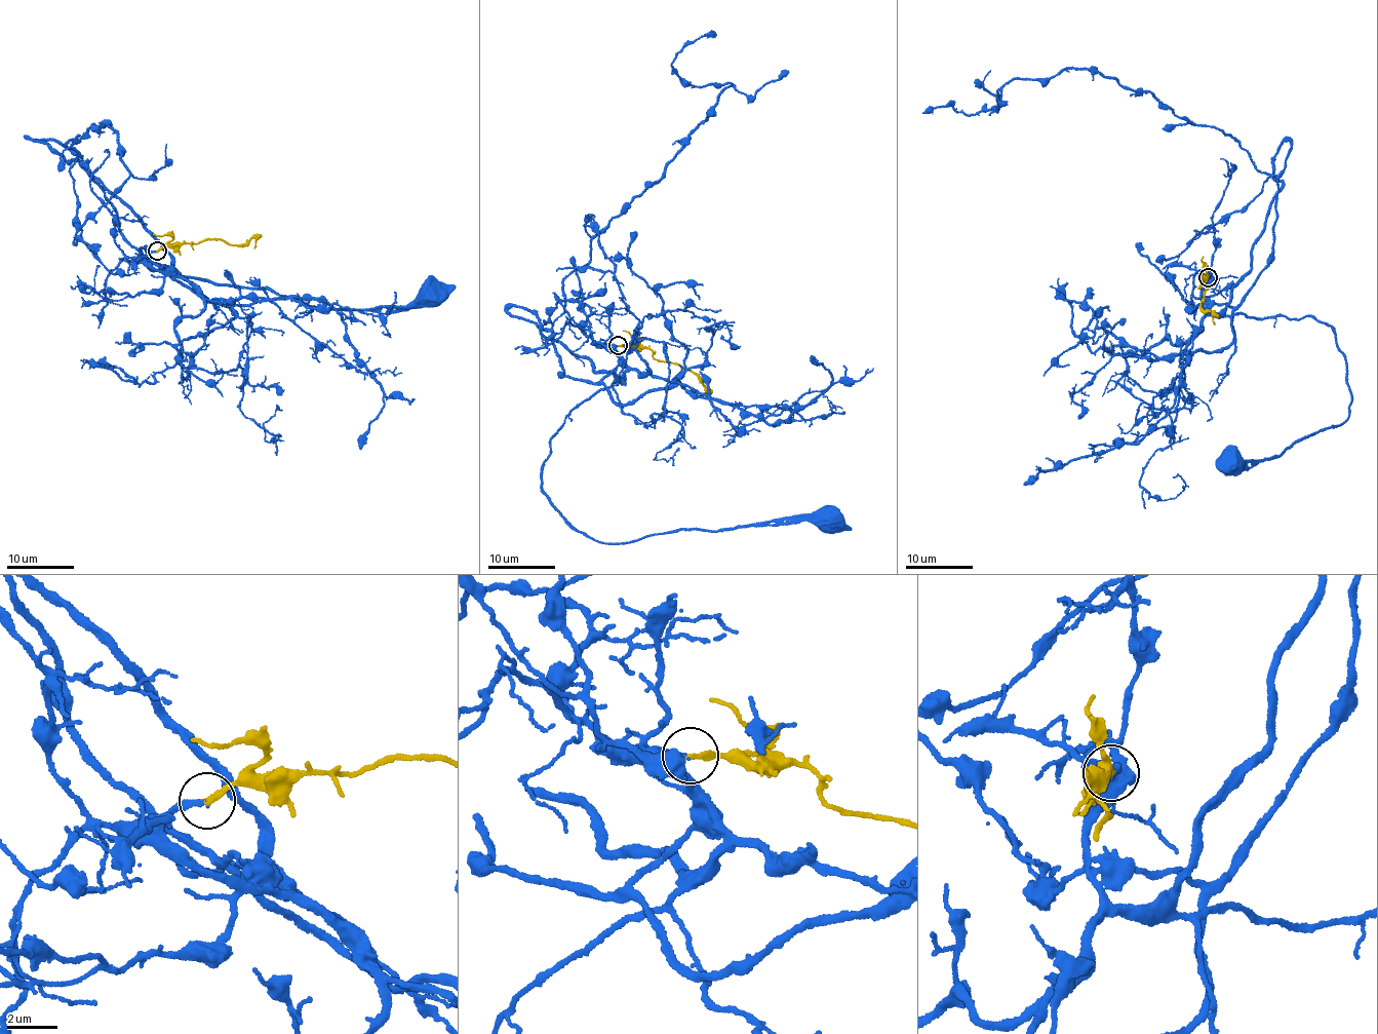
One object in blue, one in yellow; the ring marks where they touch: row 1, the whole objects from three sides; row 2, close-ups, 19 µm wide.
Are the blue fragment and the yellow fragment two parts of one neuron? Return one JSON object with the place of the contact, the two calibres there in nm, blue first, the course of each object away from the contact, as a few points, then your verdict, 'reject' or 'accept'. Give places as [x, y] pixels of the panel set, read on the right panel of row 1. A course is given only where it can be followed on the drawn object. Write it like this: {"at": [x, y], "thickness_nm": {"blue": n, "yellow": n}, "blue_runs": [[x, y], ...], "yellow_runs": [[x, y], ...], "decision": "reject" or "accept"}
{"at": [1208, 277], "thickness_nm": {"blue": 170, "yellow": 260}, "blue_runs": [[1208, 277], [1203, 299], [1234, 313], [1330, 327], [1351, 400], [1340, 426], [1255, 466], [1227, 473], [1229, 464]], "yellow_runs": [[1208, 277], [1202, 281], [1207, 288], [1201, 306], [1212, 311], [1214, 324]], "decision": "accept"}

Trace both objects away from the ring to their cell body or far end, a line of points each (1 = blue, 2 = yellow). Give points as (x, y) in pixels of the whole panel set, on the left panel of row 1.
1: (156, 252), (145, 259), (168, 267), (152, 271), (145, 245), (175, 273), (342, 310), (406, 311), (435, 295)
2: (156, 252), (165, 245), (178, 249), (184, 243), (223, 240), (238, 244), (251, 237), (256, 240), (254, 249)

